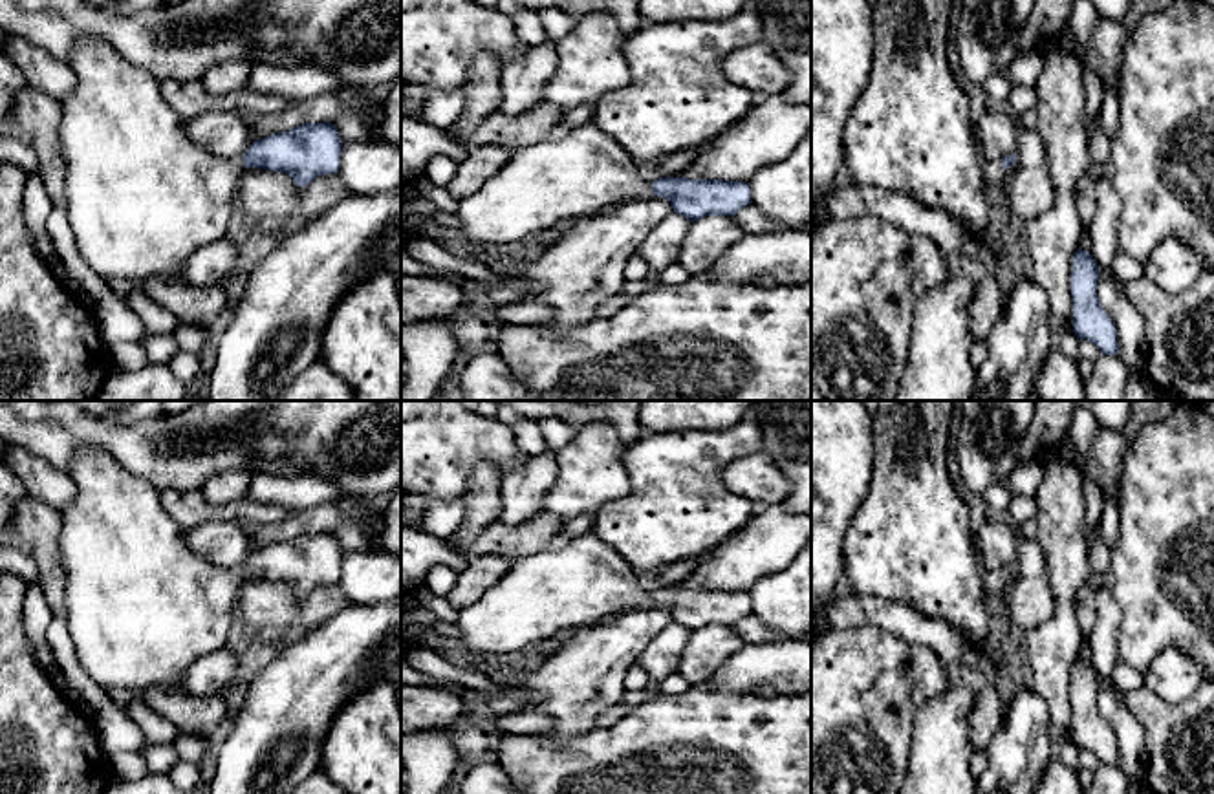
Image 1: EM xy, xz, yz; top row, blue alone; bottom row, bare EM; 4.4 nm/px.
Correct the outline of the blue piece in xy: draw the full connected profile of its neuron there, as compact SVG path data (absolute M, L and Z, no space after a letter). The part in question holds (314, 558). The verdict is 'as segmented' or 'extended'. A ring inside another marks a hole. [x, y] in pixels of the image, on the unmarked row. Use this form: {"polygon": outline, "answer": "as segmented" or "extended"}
{"polygon": "M77 448L66 474L73 479L77 496L60 510L57 542L66 574L64 618L81 668L101 688L125 688L134 695L150 688L183 690L189 668L200 657L227 646L227 637L236 626L234 598L245 578L286 582L298 596L341 578L342 551L328 531L271 543L255 551L242 567L220 567L189 547L185 527L165 510L161 492L148 479L126 470L112 454Z", "answer": "extended"}

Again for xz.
{"polygon": "M590 532L515 558L511 569L474 604L458 609L454 626L467 651L502 655L546 644L562 633L590 628L621 611L654 606L667 607L674 622L690 631L705 626L734 626L753 613L749 593L743 591L659 587L650 593L639 585L634 567L595 532Z", "answer": "extended"}

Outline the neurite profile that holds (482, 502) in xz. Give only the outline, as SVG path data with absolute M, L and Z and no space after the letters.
M478 463L471 472L467 492L461 501L465 516L461 525L445 540L449 551L463 554L463 549L502 514L502 476L489 463Z

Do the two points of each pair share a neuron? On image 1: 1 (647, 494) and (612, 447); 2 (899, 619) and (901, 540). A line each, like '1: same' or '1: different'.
1: different
2: different

